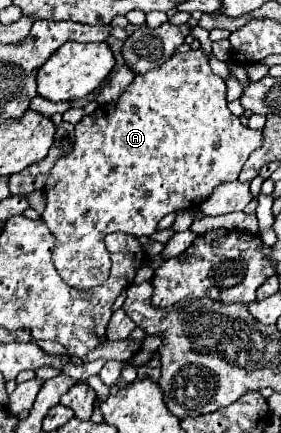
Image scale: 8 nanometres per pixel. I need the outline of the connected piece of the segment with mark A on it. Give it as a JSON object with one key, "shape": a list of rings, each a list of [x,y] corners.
{"shape":[[[201,49],[197,51],[187,51],[187,53],[177,53],[173,55],[169,61],[165,61],[161,67],[157,69],[151,69],[143,75],[137,75],[133,79],[133,83],[121,93],[121,97],[115,101],[115,103],[105,103],[105,105],[99,105],[91,115],[83,117],[77,125],[75,125],[75,137],[73,137],[73,151],[71,153],[65,153],[63,157],[59,157],[49,173],[49,179],[47,179],[45,189],[45,197],[47,197],[47,207],[41,215],[41,219],[45,221],[45,225],[49,227],[49,231],[53,233],[55,237],[55,249],[53,249],[53,263],[55,263],[55,269],[57,273],[63,277],[63,281],[71,287],[77,287],[77,289],[89,289],[89,287],[95,287],[95,285],[101,285],[107,277],[109,277],[109,267],[107,263],[109,261],[109,253],[105,251],[105,235],[107,233],[113,233],[113,231],[121,231],[121,233],[129,233],[129,235],[151,235],[153,231],[157,231],[157,223],[169,215],[169,213],[175,213],[175,211],[185,211],[185,209],[191,209],[191,207],[197,207],[201,201],[205,201],[211,191],[221,185],[221,183],[227,183],[227,181],[235,181],[239,177],[239,171],[243,167],[243,163],[247,161],[247,157],[261,147],[263,143],[263,133],[261,131],[255,131],[255,129],[249,129],[245,125],[241,125],[239,117],[235,117],[229,109],[227,109],[227,101],[225,101],[225,81],[221,77],[217,77],[211,67],[209,67],[209,61],[207,57],[201,53]]]}

